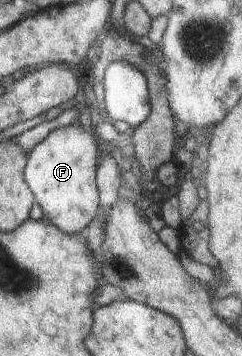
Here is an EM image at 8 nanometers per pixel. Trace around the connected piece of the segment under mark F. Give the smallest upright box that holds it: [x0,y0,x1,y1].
[26,120,101,234]

